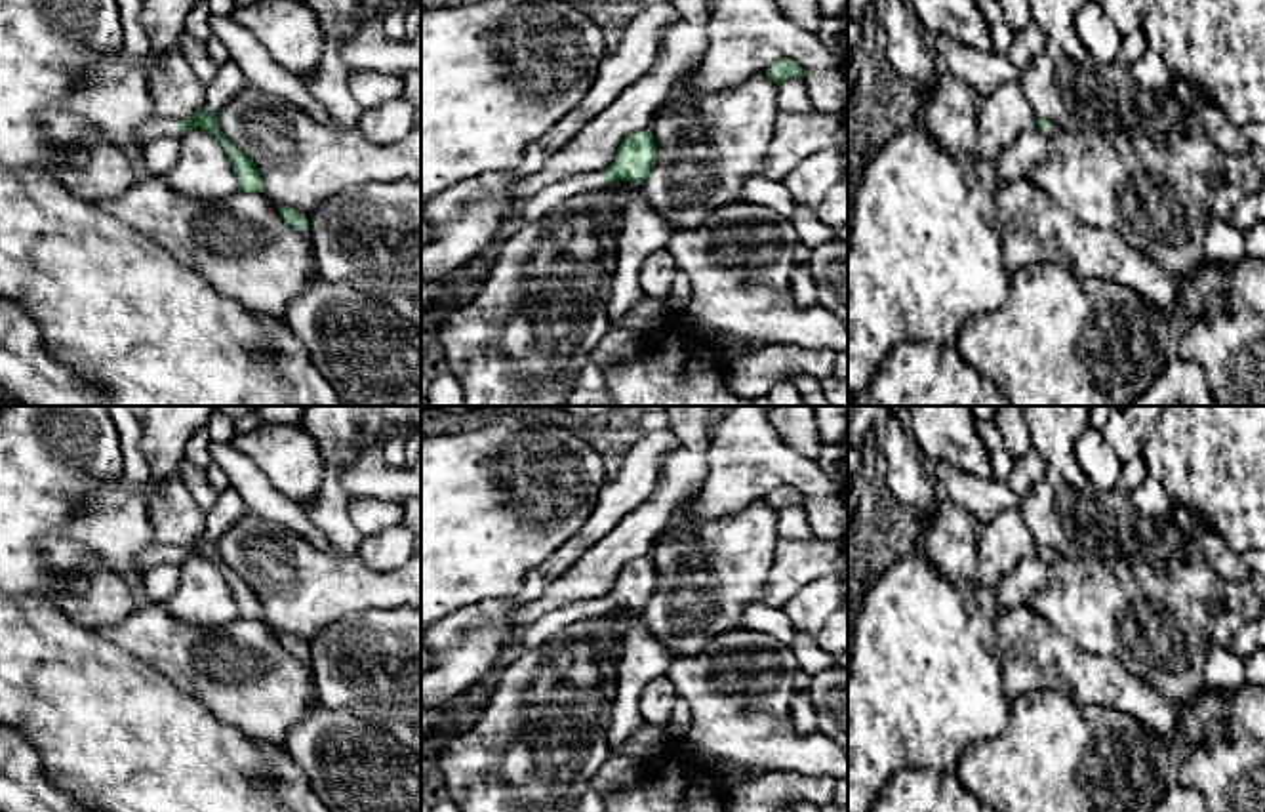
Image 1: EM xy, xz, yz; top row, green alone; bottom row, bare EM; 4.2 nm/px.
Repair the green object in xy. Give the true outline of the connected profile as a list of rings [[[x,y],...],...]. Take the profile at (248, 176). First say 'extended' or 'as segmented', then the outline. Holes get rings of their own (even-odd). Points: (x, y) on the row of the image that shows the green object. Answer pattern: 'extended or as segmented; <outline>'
extended; [[[204,107],[198,109],[187,120],[173,120],[173,118],[156,118],[149,124],[143,124],[139,130],[141,141],[156,139],[164,135],[181,137],[189,128],[202,128],[217,137],[223,151],[229,154],[231,164],[234,168],[238,185],[242,193],[261,193],[263,191],[263,177],[255,164],[231,141],[225,137],[221,128],[217,126],[217,116],[210,114]]]

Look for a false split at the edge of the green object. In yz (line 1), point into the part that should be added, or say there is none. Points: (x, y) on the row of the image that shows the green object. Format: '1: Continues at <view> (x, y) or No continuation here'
1: Continues at yz (1050, 128)

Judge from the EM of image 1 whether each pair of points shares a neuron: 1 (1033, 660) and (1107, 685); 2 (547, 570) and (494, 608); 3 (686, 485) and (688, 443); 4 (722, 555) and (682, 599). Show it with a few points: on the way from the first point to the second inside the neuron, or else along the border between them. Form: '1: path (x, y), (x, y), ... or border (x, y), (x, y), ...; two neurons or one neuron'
1: path (1052, 660), (1088, 679); one neuron
2: path (534, 584), (521, 599), (507, 605); one neuron
3: path (686, 475), (688, 452); one neuron
4: path (721, 567), (694, 589); one neuron

